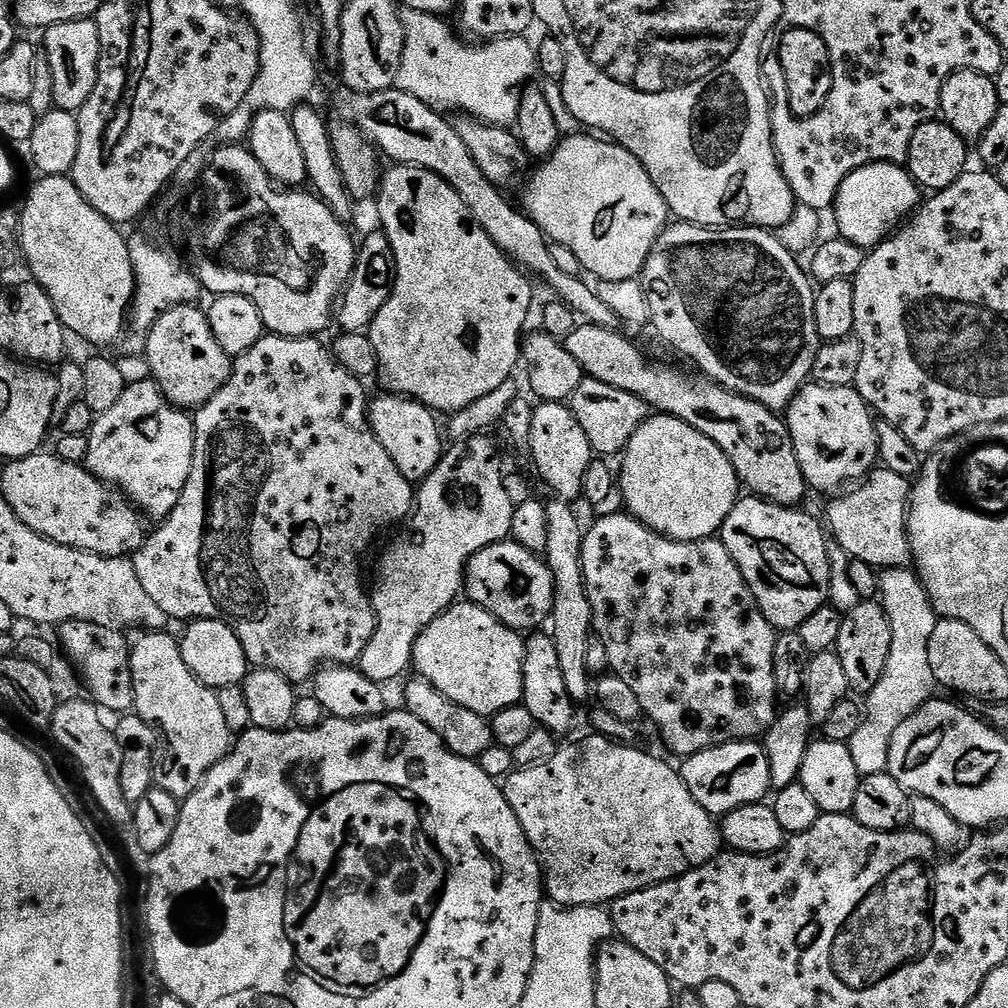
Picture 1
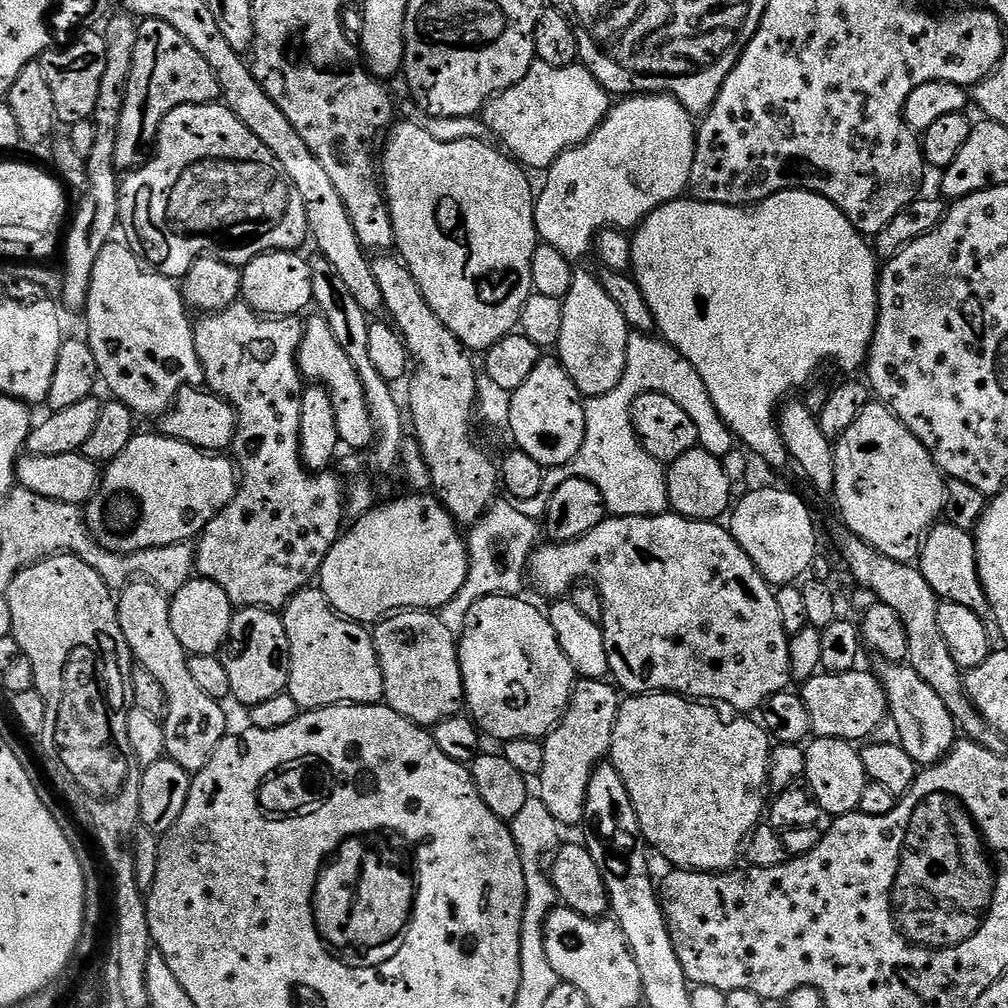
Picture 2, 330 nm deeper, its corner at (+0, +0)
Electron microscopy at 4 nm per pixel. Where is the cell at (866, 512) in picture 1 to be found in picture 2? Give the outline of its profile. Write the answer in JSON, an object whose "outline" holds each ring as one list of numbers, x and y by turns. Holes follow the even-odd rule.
{"outline":[[947,522,937,523,925,537,918,567,941,601,958,602,958,606,967,606,969,610,974,610,974,614,985,618,992,616,992,604,980,577,976,537,972,532,958,530,958,526]]}

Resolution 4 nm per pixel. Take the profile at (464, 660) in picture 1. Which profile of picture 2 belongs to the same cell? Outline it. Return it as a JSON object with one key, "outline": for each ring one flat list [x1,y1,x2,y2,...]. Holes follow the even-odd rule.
{"outline":[[520,596,482,598,474,602,474,606,470,606,470,614,466,614,466,624,459,637,458,647,464,683,464,704,485,737,493,736,499,742,518,738,540,740,553,732,568,708,572,688,578,677,570,658,566,658,554,634,554,626,550,626,543,611,539,612]]}

